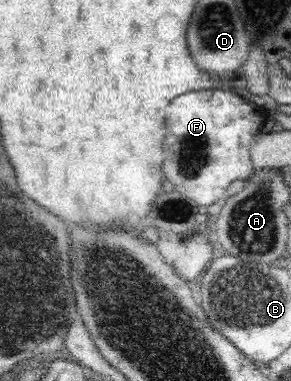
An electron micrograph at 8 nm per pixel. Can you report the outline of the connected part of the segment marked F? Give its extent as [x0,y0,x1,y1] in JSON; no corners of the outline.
[163,88,265,207]

